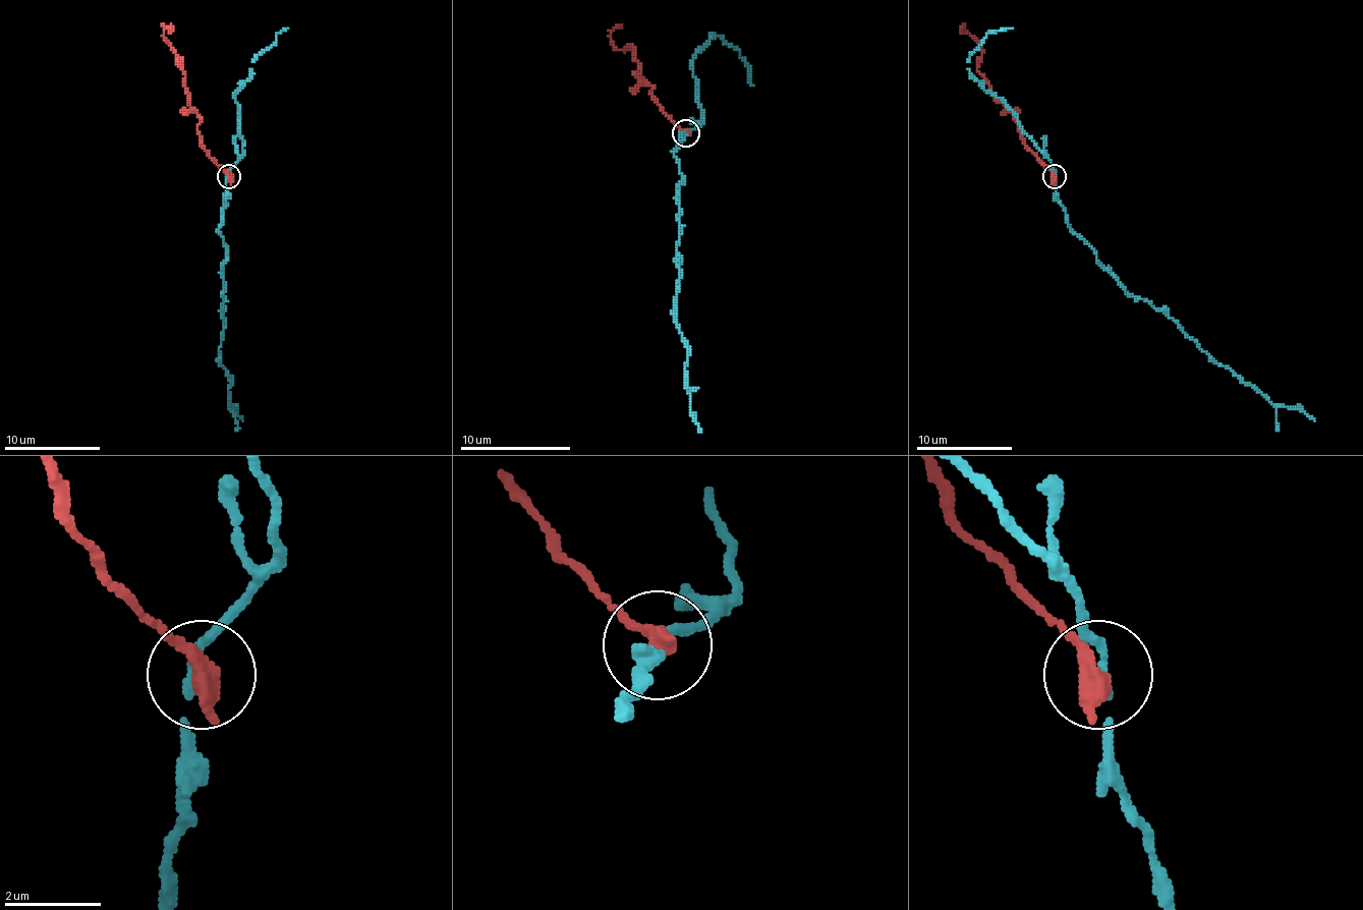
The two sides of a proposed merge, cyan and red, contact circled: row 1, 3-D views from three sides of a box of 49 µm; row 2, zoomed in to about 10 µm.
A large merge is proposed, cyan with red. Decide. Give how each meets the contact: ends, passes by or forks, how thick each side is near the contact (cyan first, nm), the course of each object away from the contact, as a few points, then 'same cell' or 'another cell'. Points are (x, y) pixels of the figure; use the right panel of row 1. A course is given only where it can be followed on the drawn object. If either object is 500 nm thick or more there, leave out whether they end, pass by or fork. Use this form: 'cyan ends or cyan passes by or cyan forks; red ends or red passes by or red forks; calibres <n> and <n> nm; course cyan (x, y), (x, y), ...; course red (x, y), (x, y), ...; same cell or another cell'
cyan passes by; red ends; calibres 130 and 480 nm; course cyan (1054, 177), (1066, 222), (1130, 294), (1161, 308), (1216, 361), (1271, 402), (1300, 406), (1314, 421); course red (1054, 177), (1025, 144), (1015, 119), (976, 69), (981, 50), (976, 40), (960, 25); another cell

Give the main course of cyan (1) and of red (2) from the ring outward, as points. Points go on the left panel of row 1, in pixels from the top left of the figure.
1: (228, 177), (219, 227), (226, 248), (219, 361), (230, 381), (228, 402), (242, 421)
2: (228, 177), (202, 144), (200, 119), (189, 107), (175, 50), (166, 40), (164, 31), (173, 25)

